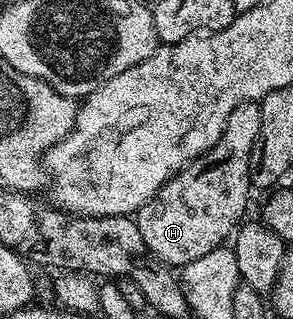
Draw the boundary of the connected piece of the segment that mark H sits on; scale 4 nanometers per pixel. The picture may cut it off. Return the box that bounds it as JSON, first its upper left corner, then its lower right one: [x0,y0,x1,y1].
[135,102,263,267]

